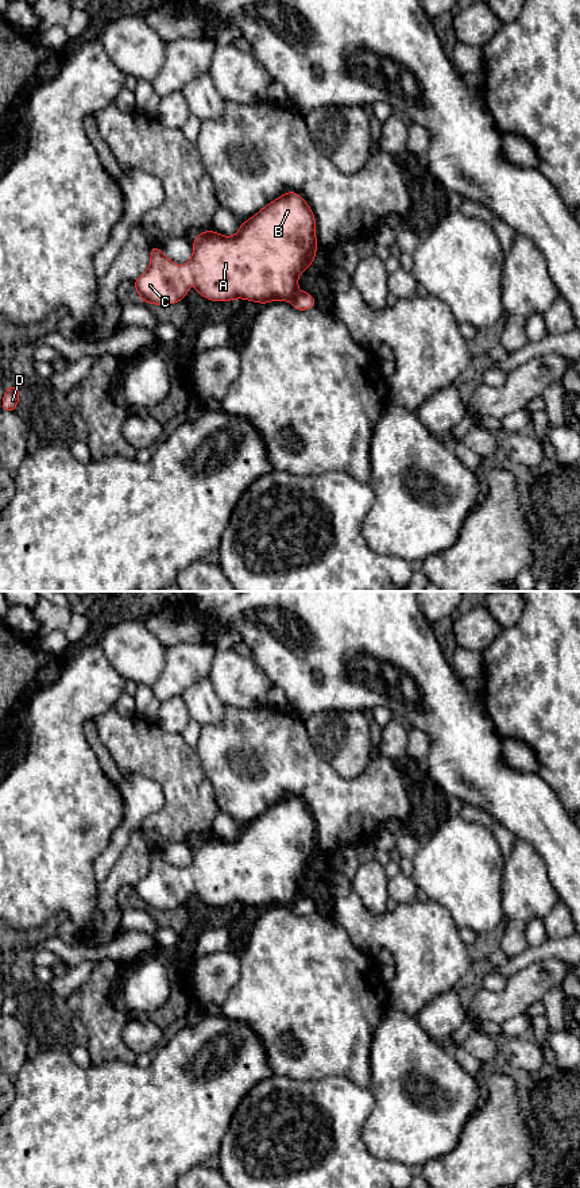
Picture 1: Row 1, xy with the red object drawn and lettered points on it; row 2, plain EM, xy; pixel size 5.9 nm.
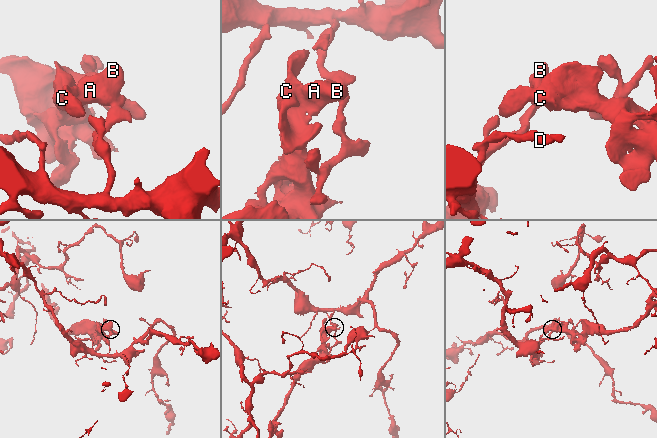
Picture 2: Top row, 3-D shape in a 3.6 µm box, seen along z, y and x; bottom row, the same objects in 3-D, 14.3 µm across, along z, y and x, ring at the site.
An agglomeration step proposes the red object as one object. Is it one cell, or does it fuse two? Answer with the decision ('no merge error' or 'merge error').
merge error

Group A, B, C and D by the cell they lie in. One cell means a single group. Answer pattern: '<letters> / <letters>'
A B C / D

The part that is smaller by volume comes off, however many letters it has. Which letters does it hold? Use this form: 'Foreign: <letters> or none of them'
Foreign: A, B, C

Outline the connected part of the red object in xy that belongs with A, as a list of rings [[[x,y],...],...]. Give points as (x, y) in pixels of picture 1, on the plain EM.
[[[286,796],[267,809],[256,819],[241,828],[235,841],[223,841],[212,834],[194,841],[193,860],[189,867],[177,871],[174,865],[152,850],[147,876],[134,884],[140,904],[155,910],[173,910],[189,898],[190,879],[194,879],[196,896],[210,906],[232,906],[244,903],[267,909],[274,904],[291,906],[298,895],[298,882],[314,865],[317,856],[316,824],[306,806],[297,796]]]

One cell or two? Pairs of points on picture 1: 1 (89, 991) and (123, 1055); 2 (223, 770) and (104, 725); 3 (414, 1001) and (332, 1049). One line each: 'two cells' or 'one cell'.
1: one cell
2: two cells
3: two cells

